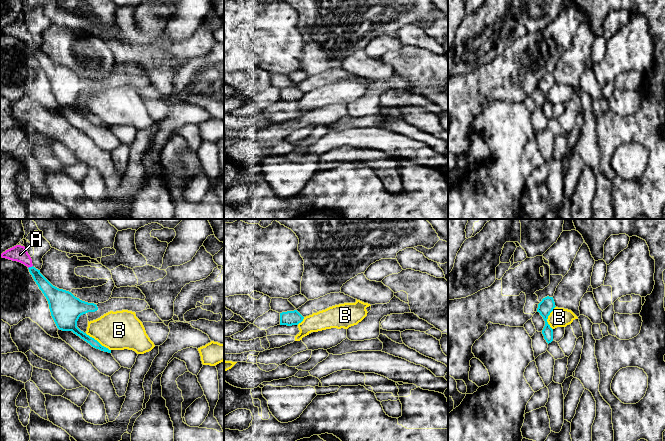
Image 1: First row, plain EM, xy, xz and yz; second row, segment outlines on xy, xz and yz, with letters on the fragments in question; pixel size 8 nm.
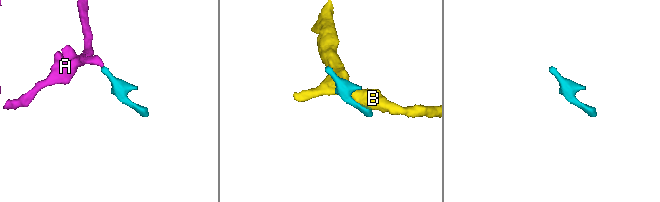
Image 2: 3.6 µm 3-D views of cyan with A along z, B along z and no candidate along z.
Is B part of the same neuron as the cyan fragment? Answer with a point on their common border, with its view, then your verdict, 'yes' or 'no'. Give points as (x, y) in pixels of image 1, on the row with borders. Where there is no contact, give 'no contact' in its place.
xy (97, 341) | no

